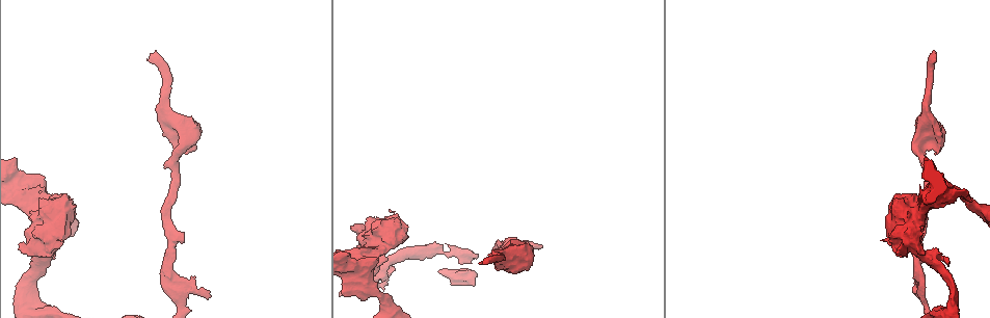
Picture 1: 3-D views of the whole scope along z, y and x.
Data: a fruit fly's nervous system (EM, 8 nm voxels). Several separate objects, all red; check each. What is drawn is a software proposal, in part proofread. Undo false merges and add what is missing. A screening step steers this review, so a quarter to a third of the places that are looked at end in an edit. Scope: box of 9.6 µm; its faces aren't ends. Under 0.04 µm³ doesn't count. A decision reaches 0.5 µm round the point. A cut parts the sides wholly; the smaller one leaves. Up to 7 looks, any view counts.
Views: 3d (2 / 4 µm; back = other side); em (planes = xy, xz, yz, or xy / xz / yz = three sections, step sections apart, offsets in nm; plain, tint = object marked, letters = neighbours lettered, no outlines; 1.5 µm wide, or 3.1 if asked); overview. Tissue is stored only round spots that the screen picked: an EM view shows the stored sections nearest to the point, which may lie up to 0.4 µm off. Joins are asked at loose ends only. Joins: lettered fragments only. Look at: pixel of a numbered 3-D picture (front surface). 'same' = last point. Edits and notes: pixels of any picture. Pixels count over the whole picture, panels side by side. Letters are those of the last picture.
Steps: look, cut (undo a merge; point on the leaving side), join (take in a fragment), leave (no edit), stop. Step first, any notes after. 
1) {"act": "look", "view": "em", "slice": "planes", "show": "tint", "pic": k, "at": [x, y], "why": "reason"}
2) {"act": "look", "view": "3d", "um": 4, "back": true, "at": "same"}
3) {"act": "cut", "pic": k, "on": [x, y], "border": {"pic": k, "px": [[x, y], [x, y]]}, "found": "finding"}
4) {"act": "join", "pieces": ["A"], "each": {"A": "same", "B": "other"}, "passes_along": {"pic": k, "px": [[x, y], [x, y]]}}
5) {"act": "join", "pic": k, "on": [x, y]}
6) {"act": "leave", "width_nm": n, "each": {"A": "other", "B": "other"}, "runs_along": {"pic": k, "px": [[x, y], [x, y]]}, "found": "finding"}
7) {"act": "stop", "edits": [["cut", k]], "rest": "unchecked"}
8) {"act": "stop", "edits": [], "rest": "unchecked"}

{"act": "look", "view": "3d", "um": 2, "pic": 1, "at": [37, 297], "why": "an open end"}

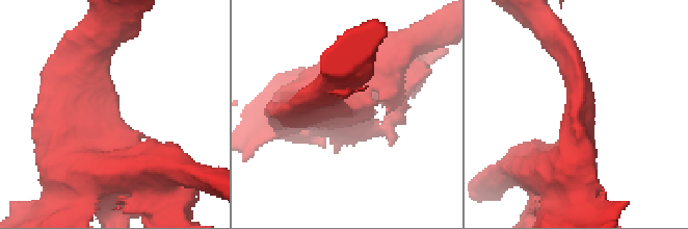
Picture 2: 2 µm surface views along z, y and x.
{"act": "look", "view": "em", "slice": "xz", "step": 8, "show": "letters", "pic": 2, "at": [350, 117], "arm_widths_nm": [220, 340], "why": "shape alone is not enough"}

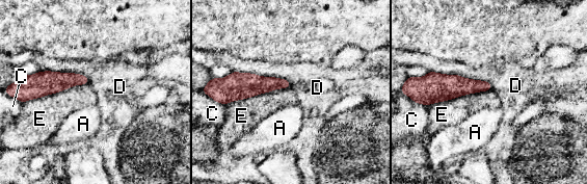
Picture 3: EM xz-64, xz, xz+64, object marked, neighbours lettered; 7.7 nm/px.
{"act": "look", "view": "em", "slice": "planes", "show": "letters", "at": "same", "why": "another direction"}

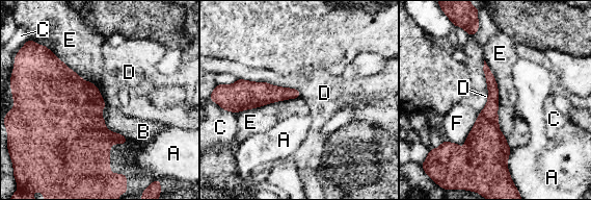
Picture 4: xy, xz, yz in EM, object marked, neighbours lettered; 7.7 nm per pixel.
{"act": "leave", "each": {"A": "other", "B": "other", "C": "other", "D": "other", "E": "other", "F": "other"}, "border": {"pic": 4, "px": [[484, 60], [505, 136]]}, "found": "none of them fits"}

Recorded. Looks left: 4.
{"act": "look", "view": "3d", "um": 4, "pic": 1, "at": [360, 272], "why": "a narrow waist"}

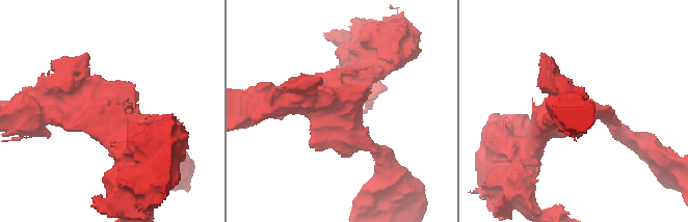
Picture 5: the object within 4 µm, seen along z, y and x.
{"act": "look", "view": "em", "slice": "yz", "step": 4, "show": "tint", "pic": 5, "at": [340, 112]}

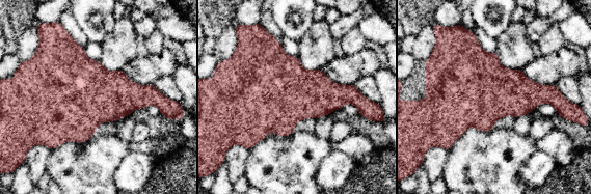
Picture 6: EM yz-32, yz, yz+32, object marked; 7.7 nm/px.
{"act": "look", "view": "em", "slice": "planes", "show": "letters", "at": "same"}

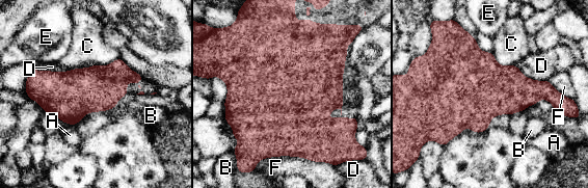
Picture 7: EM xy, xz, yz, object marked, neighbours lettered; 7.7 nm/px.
{"act": "leave", "width_nm": 600, "each": {"A": "other", "B": "other", "C": "other", "D": "other", "E": "other", "F": "other"}, "border": {"pic": 7, "px": [[491, 53], [500, 64], [515, 65]]}, "found": "all the same neuron"}

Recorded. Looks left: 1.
{"act": "stop", "edits": [], "rest": "unchecked"}

